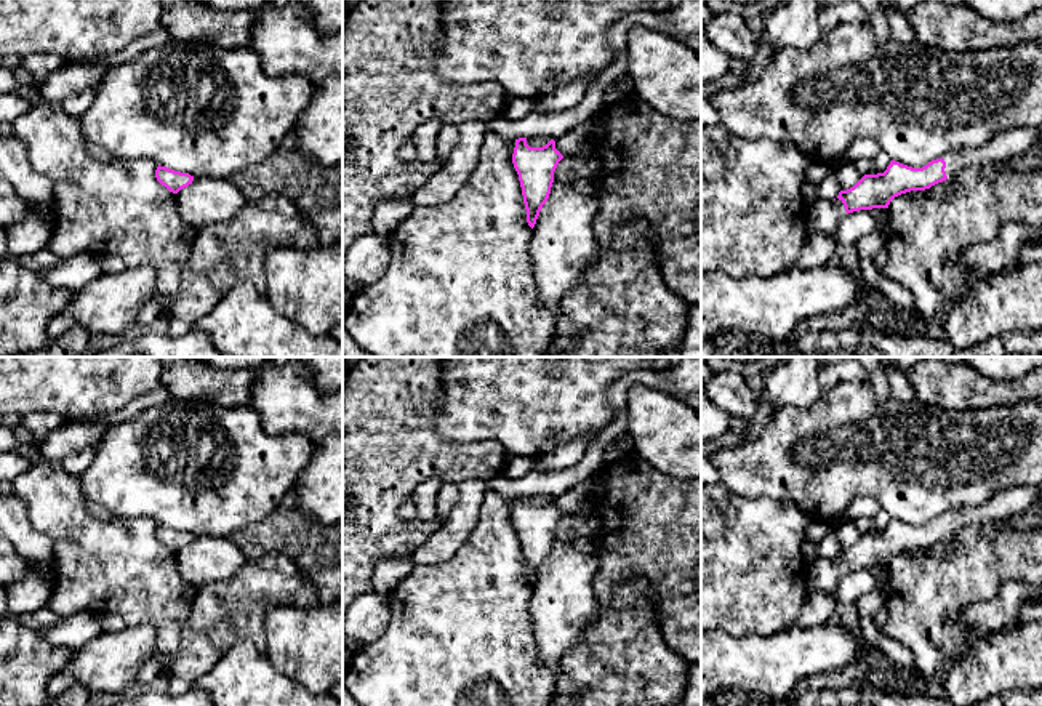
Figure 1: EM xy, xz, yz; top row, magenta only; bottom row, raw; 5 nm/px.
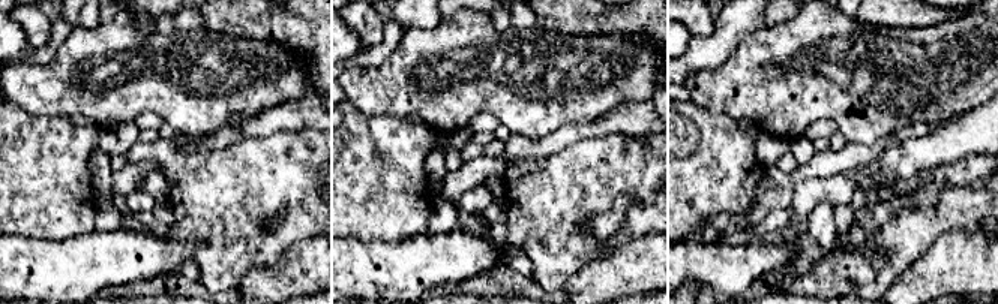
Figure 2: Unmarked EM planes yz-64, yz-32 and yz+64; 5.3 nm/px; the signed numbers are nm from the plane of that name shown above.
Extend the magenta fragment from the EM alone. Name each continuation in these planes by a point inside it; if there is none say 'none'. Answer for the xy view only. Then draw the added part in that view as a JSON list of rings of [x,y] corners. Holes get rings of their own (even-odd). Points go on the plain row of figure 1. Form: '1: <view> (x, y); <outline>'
none

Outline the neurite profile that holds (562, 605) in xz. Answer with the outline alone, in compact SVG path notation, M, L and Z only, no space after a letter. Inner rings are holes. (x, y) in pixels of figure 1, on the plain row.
M554 540L530 597L530 615L539 661L555 676L562 658L578 645L599 615L594 594L595 556L575 548L575 540Z

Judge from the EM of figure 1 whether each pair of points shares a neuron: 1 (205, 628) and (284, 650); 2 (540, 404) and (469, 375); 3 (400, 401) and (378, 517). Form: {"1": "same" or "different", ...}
{"1": "different", "2": "same", "3": "same"}

